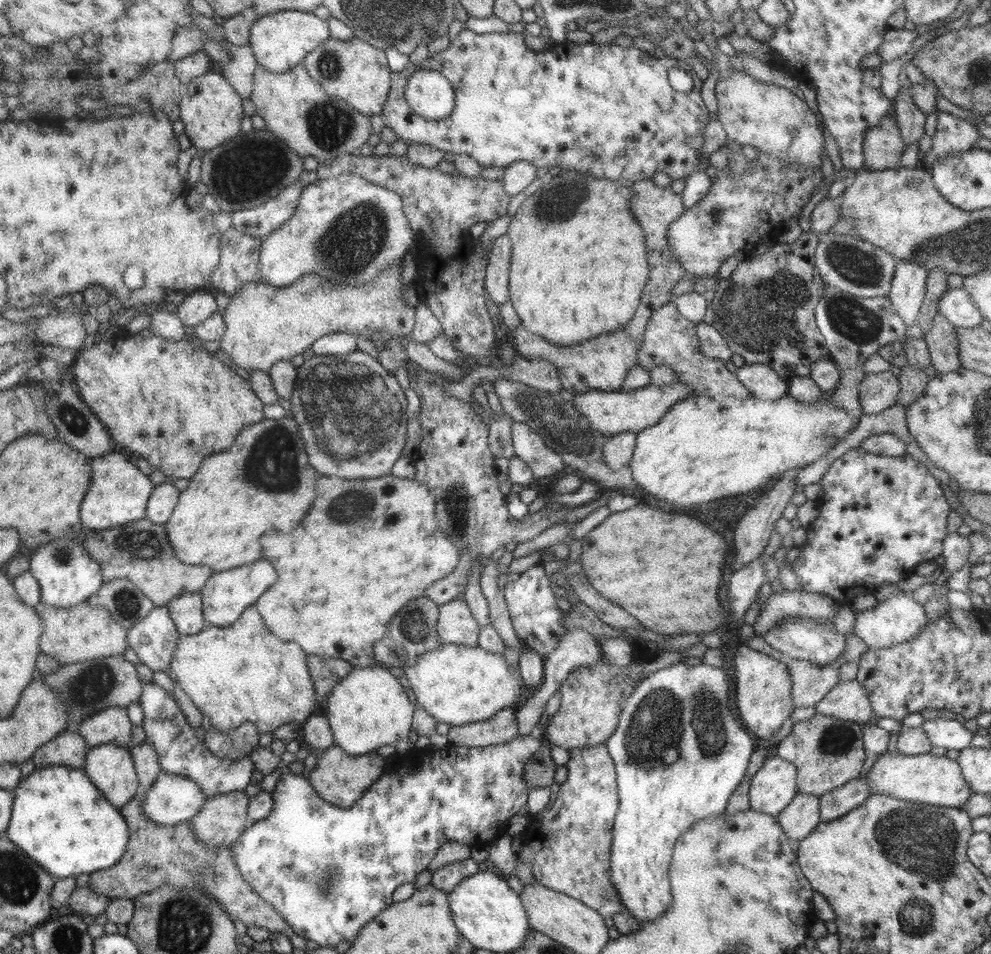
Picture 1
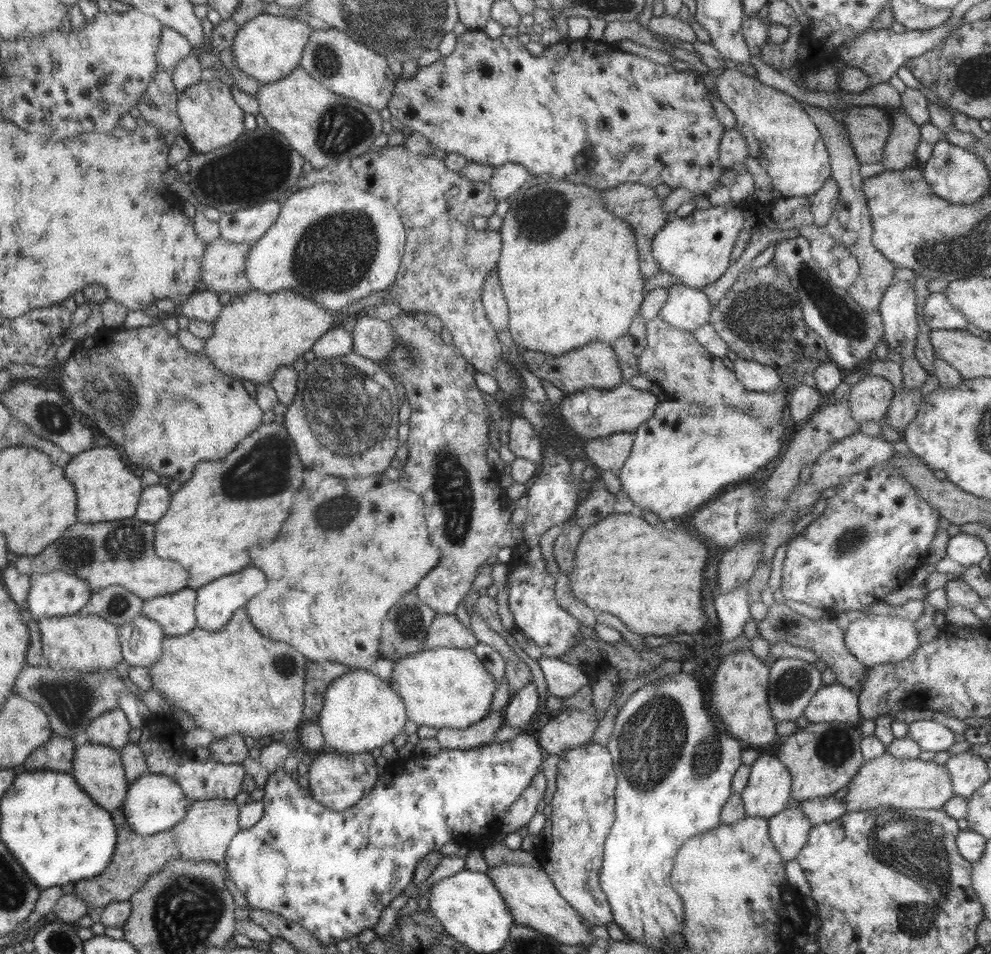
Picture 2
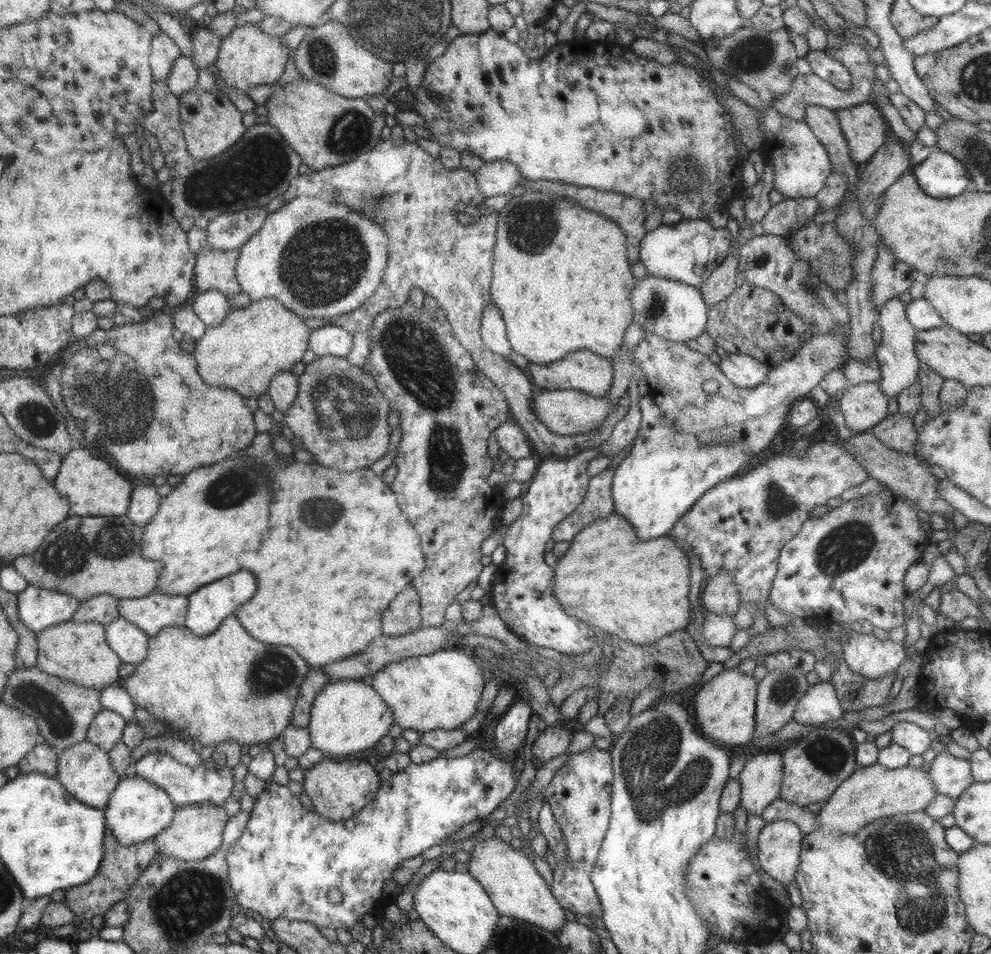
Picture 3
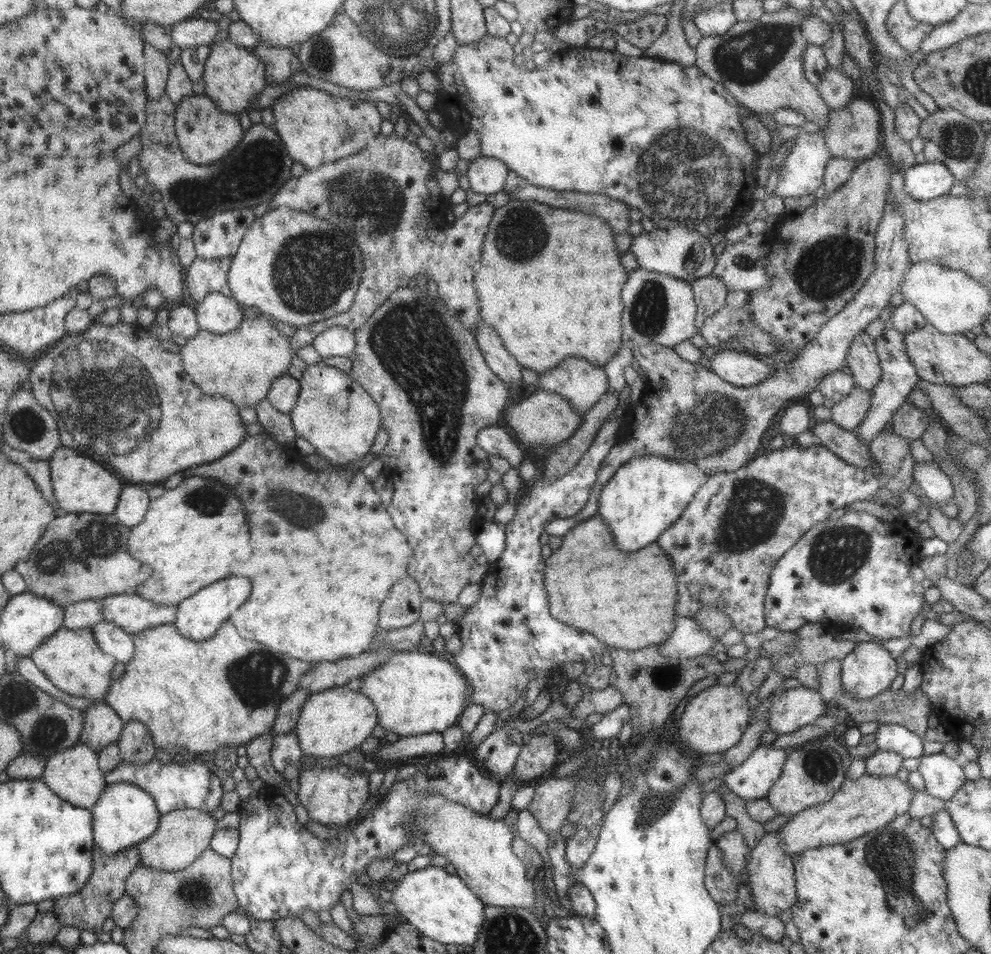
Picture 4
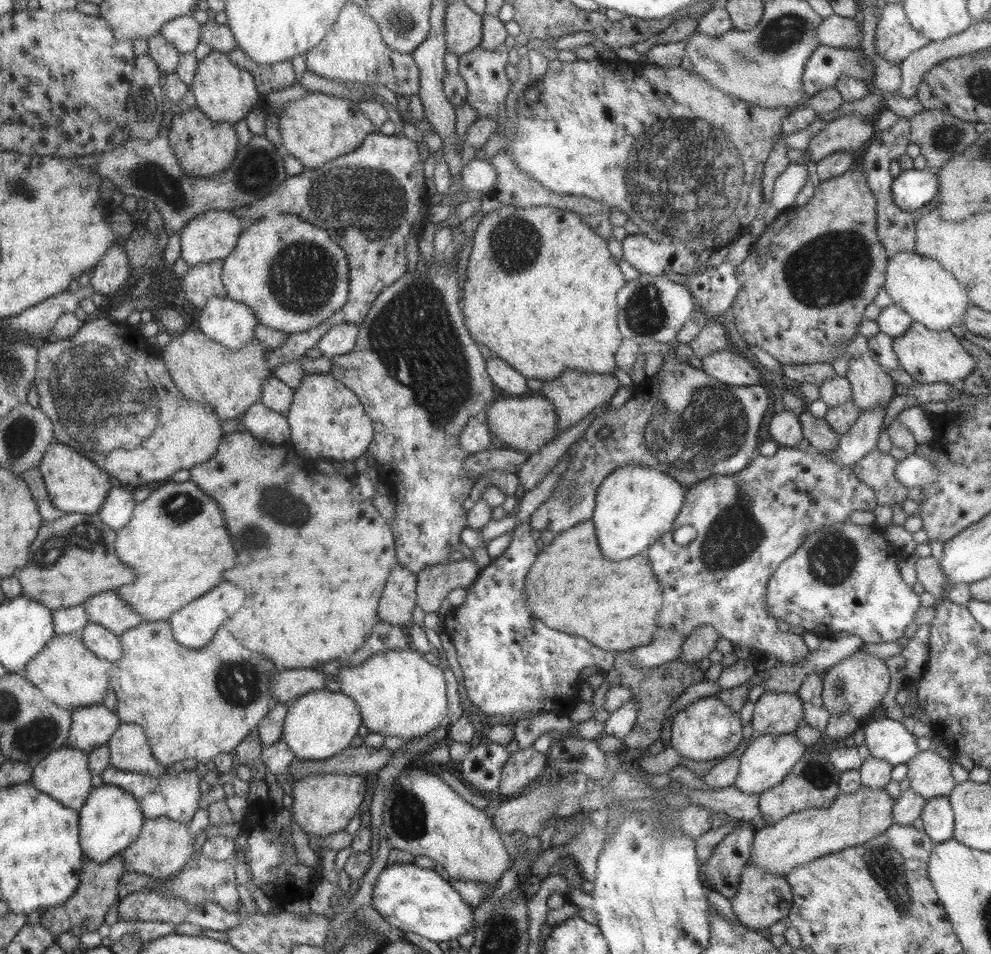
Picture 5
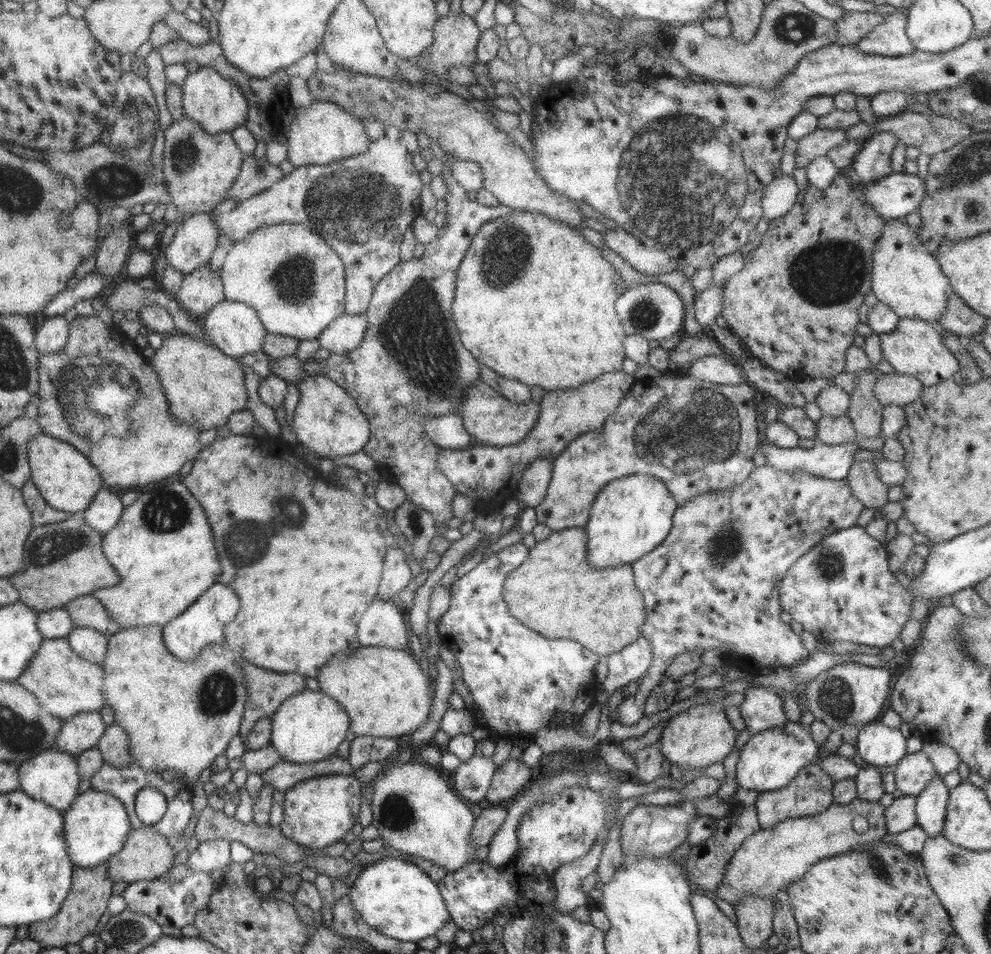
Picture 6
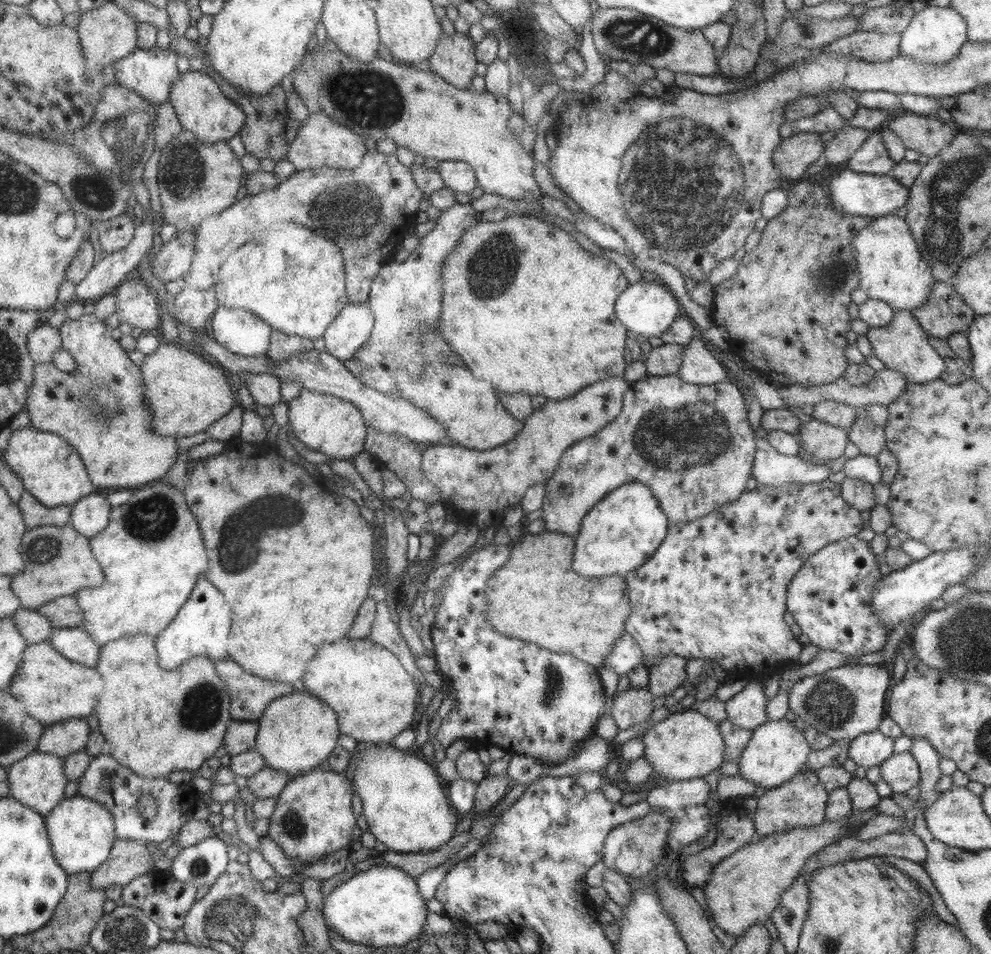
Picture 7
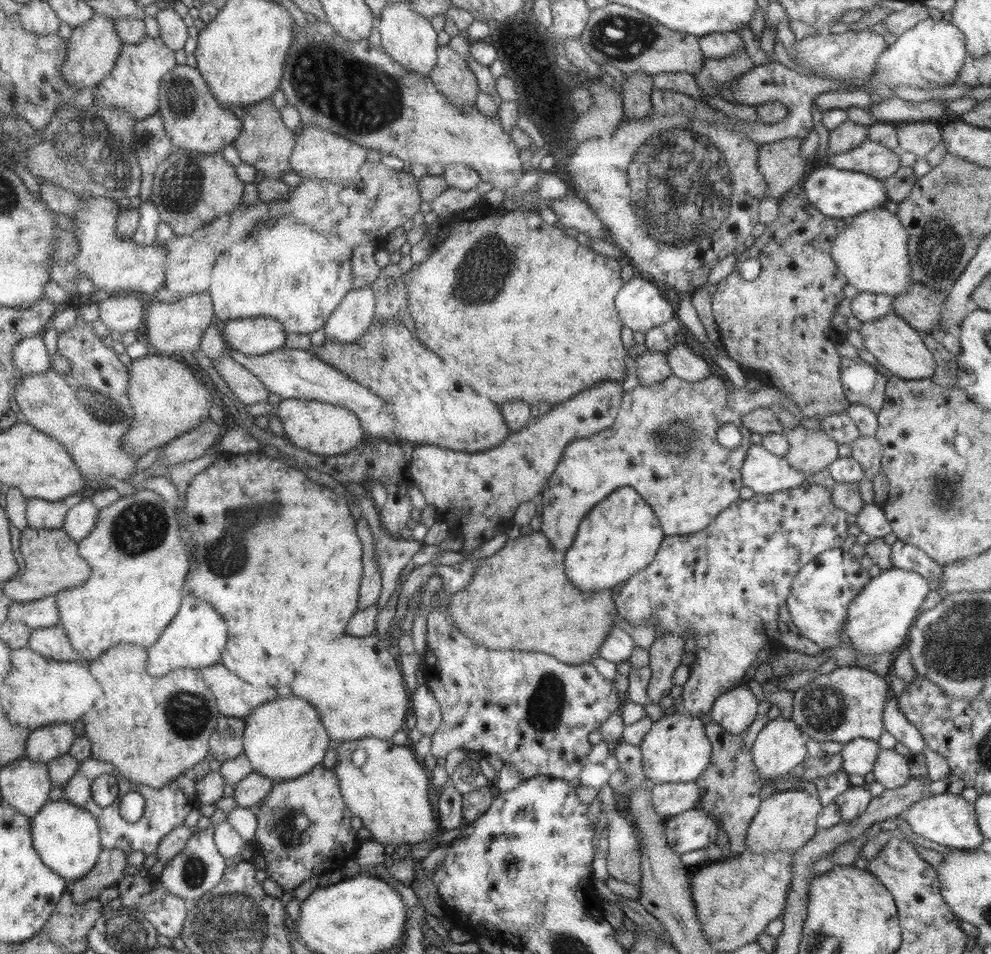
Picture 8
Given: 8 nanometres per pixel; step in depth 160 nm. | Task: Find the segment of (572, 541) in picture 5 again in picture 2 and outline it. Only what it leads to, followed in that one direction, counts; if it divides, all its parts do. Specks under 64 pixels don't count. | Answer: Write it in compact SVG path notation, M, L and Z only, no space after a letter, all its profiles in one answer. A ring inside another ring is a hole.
M640 513L615 514L600 520L582 534L569 576L574 597L596 612L608 612L624 622L626 628L645 636L668 635L675 639L680 634L698 633L707 622L702 610L702 570L708 559L708 546L692 528L680 525L675 530L654 528Z

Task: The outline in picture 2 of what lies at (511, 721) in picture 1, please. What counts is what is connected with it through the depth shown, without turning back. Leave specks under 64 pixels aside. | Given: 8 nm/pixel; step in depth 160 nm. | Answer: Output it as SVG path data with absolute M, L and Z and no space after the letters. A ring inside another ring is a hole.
M489 712L479 723L474 723L471 727L462 730L441 728L435 737L441 749L475 749L494 743L494 733L502 726L502 713Z

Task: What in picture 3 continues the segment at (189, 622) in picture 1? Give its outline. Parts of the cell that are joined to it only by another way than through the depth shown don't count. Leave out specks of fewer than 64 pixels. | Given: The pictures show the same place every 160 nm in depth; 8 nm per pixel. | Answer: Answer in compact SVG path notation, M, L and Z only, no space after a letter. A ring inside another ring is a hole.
M154 591L145 597L120 600L120 613L151 637L165 628L184 626L188 606L187 596Z

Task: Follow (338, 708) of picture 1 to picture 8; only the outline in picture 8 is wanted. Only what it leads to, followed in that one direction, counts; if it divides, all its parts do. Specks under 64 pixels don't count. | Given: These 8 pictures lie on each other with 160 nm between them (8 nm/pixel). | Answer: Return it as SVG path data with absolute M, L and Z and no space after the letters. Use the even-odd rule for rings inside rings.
M290 695L278 697L272 702L256 707L250 715L244 717L245 727L242 737L243 754L249 758L253 772L270 778L272 782L287 781L306 775L314 766L318 766L328 750L328 735L318 709L303 697Z

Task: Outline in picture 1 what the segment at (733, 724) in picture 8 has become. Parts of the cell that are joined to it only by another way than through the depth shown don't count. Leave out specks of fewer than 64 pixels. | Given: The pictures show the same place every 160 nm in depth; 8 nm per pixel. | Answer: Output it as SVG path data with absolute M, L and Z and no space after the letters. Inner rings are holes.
M859 680L841 681L815 704L818 714L833 716L864 725L873 721L874 714L867 690Z

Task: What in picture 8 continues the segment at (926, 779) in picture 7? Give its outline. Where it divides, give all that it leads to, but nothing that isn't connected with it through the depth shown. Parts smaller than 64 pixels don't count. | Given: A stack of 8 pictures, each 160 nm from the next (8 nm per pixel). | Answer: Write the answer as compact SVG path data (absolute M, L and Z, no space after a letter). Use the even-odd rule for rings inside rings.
M896 698L887 700L883 708L883 727L897 742L901 742L911 751L911 758L920 754L926 746L919 730L904 716Z

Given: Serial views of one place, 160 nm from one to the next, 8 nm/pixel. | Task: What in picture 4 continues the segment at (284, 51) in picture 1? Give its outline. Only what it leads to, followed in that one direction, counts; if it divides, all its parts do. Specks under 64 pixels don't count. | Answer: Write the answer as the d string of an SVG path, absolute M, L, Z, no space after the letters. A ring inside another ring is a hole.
M228 38L220 43L212 43L202 76L203 95L212 98L223 113L240 115L241 112L249 112L248 104L259 97L263 88L268 86L266 72L267 64L256 57L255 50L240 47Z

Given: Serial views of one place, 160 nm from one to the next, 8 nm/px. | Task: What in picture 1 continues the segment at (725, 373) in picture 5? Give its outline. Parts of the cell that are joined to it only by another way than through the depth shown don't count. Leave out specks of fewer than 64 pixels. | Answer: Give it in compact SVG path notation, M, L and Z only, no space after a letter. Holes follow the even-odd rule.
M765 362L745 363L736 370L738 380L751 392L762 399L779 399L787 395L788 380L783 379Z

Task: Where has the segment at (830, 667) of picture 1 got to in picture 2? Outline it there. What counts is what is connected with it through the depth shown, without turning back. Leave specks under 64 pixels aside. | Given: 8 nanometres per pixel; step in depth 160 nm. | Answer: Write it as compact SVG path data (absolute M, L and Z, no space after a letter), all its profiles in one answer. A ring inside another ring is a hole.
M794 658L777 659L770 667L767 686L768 706L772 718L776 723L786 720L796 721L798 716L802 716L804 709L821 686L822 673L816 670L815 665Z

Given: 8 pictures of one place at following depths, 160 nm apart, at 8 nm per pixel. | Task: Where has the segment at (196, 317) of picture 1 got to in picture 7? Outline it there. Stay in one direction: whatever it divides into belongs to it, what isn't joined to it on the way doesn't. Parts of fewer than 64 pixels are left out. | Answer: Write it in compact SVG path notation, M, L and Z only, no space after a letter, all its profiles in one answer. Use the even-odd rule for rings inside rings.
M219 306L207 331L213 342L240 356L265 356L271 348L274 329L262 318L243 308Z

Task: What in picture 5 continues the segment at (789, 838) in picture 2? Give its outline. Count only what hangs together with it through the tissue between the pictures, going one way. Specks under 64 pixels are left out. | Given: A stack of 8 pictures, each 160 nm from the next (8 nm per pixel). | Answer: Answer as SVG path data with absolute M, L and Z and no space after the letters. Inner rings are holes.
M747 864L740 873L738 892L729 898L737 920L748 930L762 931L776 924L778 920L786 920L793 902L791 886L784 876L774 876L755 864Z

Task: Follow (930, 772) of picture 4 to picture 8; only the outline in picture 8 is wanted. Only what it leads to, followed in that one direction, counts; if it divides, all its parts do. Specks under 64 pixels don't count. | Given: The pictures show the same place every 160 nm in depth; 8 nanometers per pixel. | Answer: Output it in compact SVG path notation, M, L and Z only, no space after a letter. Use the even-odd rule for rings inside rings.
M881 748L878 751L872 774L876 782L880 782L886 789L901 787L908 782L911 758L899 754L894 749Z

